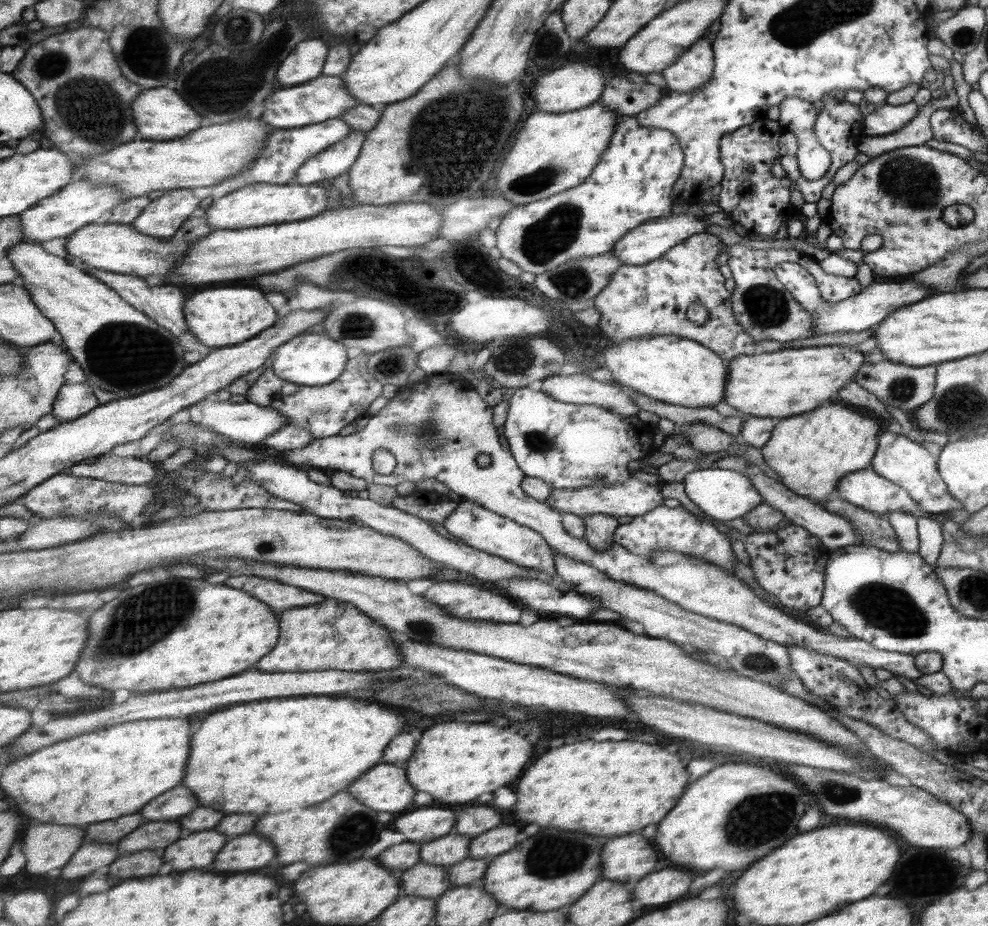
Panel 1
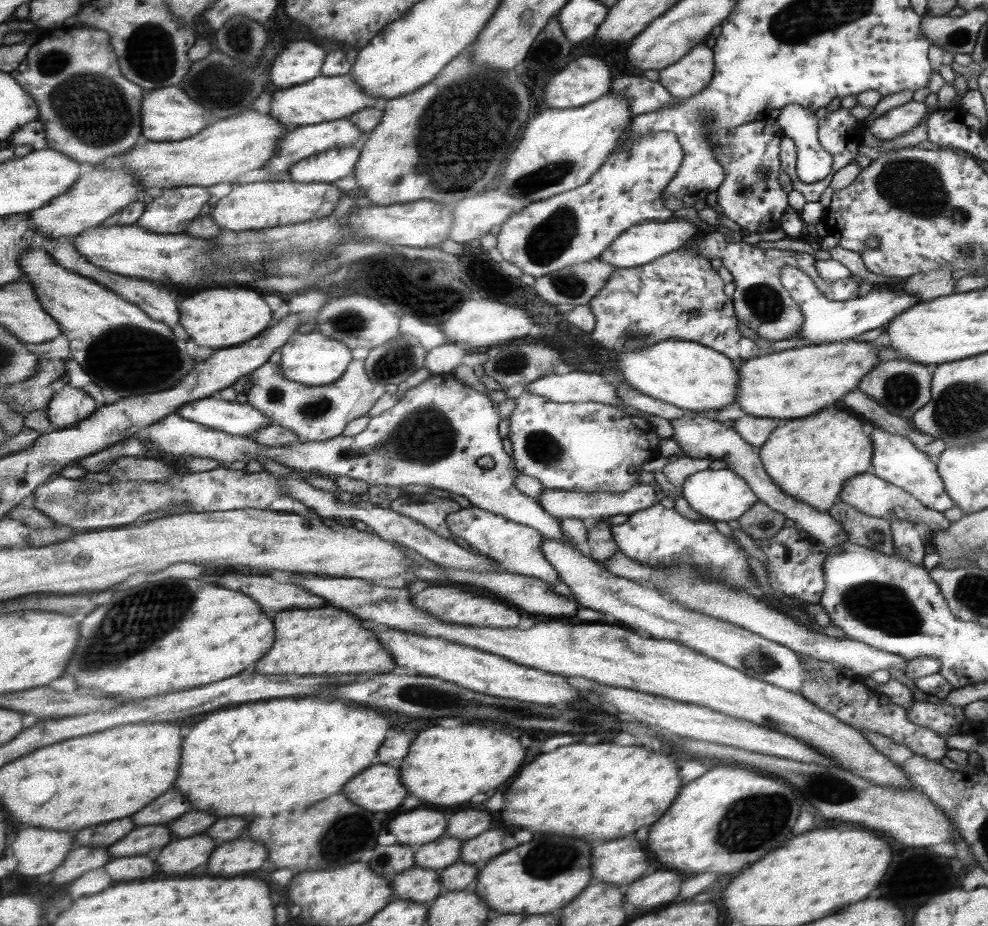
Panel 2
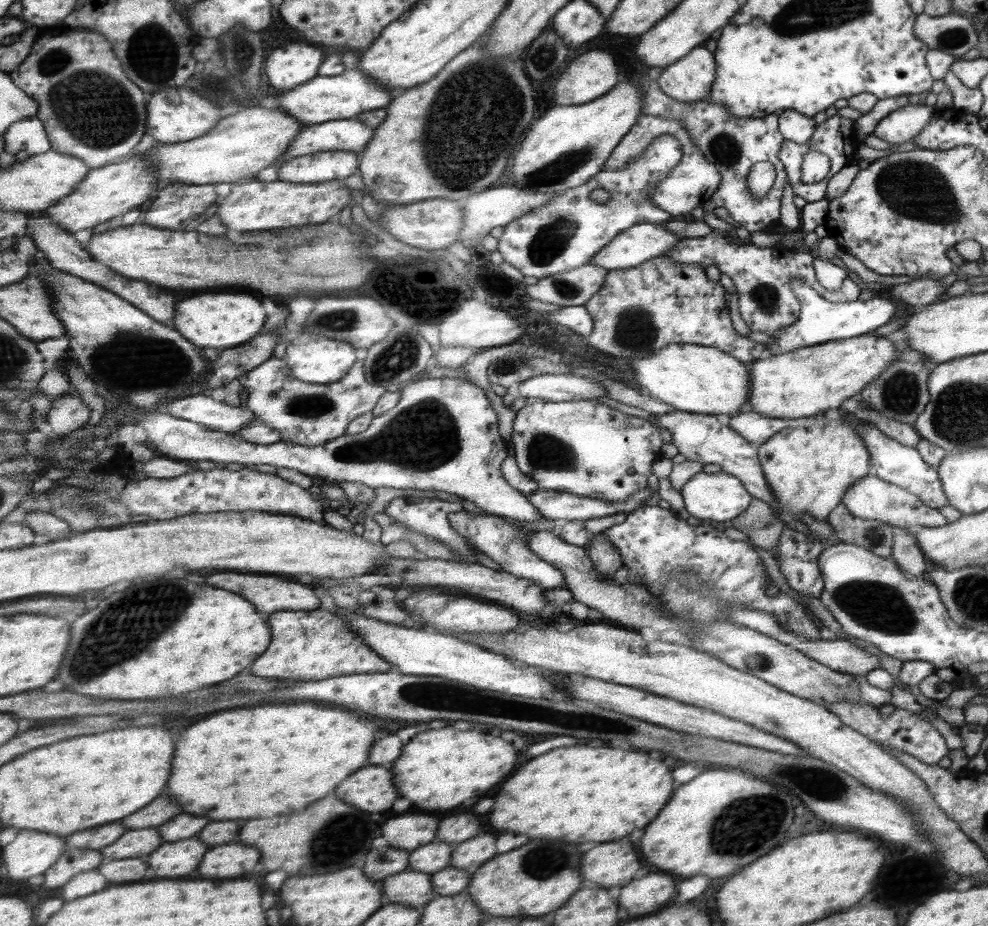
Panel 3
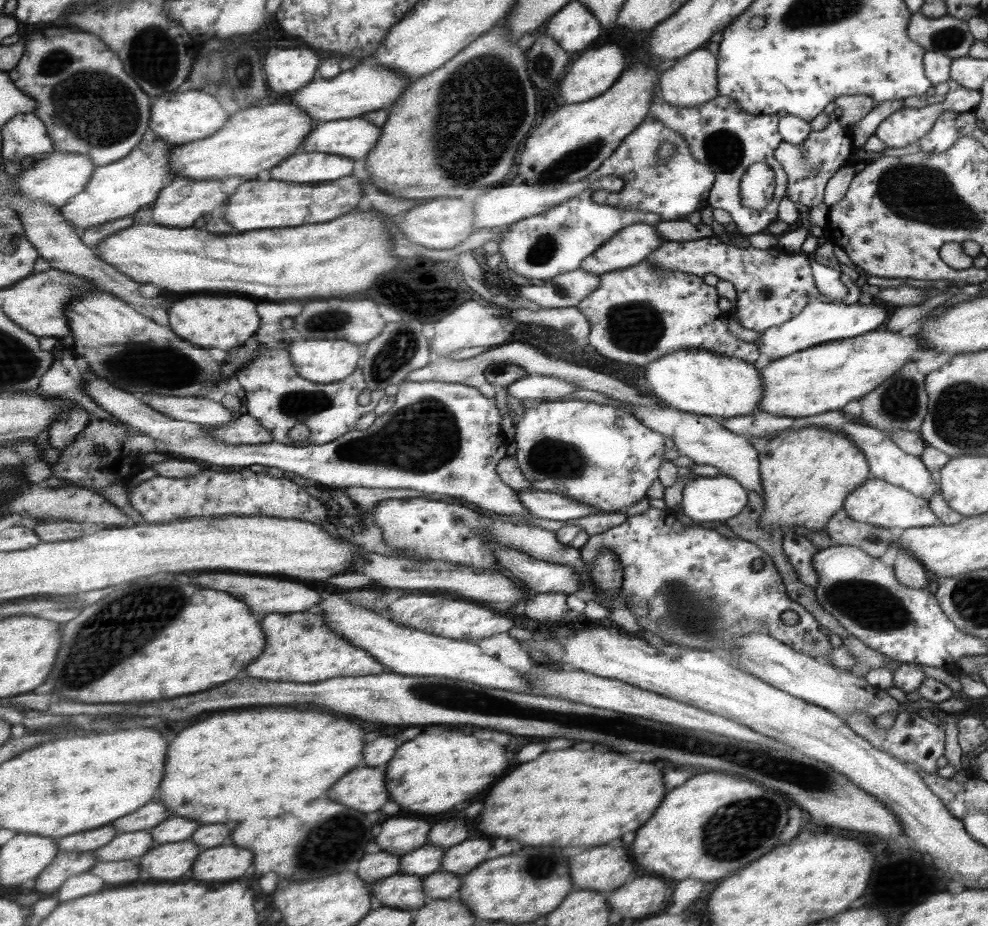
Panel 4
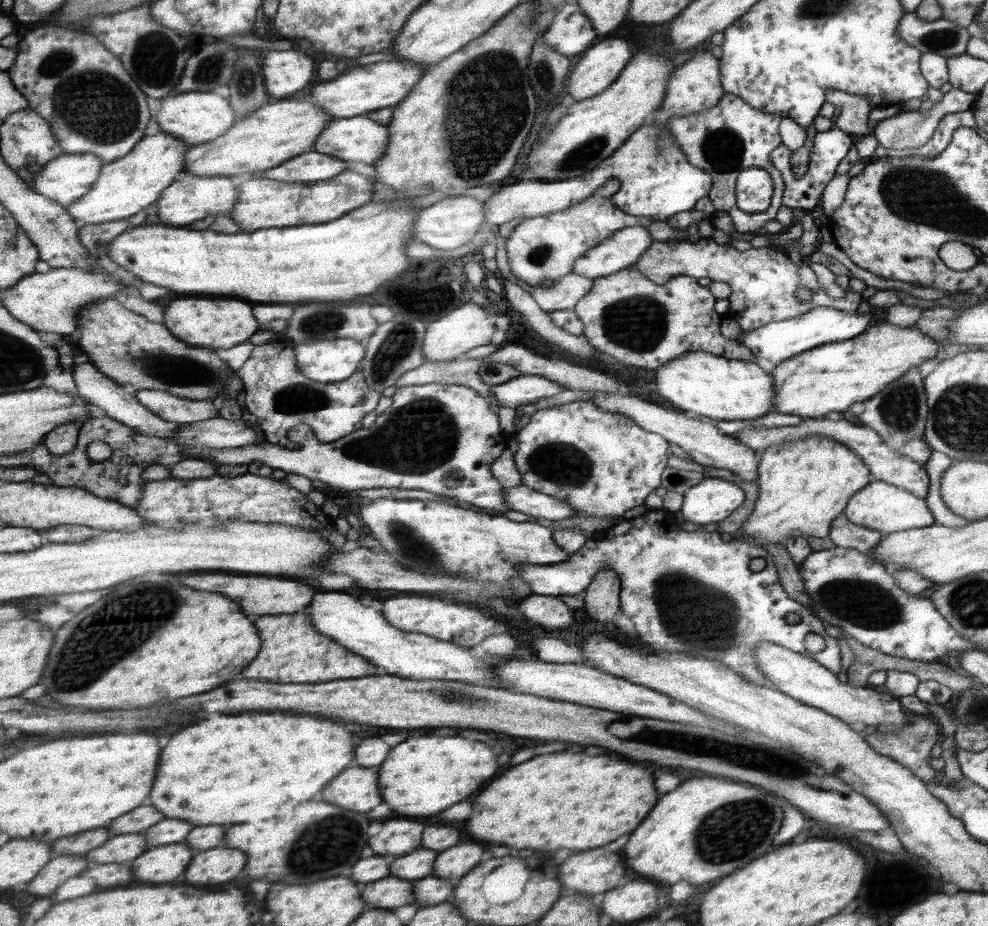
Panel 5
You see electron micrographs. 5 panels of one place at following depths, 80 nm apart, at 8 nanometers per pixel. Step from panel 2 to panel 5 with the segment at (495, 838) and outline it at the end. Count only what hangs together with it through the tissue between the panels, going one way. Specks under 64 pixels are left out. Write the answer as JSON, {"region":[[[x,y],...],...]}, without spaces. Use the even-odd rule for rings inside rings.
{"region":[[[479,844],[453,846],[451,850],[445,850],[437,856],[435,874],[439,878],[451,880],[457,886],[461,878],[481,862],[483,854],[485,854],[485,848]]]}

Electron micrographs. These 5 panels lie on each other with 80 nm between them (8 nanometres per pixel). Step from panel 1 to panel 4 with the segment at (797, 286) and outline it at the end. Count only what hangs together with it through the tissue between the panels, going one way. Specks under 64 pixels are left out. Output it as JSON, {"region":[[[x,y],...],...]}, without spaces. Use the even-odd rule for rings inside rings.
{"region":[[[808,296],[807,300],[808,303],[801,313],[796,314],[789,321],[782,322],[781,325],[770,326],[769,329],[759,332],[759,336],[753,342],[758,347],[759,354],[763,354],[767,360],[774,361],[809,349],[811,346],[858,337],[875,330],[887,317],[885,304],[877,301],[868,305],[860,305],[857,302],[851,305],[839,305],[834,302],[826,303],[821,299],[808,298]]]}

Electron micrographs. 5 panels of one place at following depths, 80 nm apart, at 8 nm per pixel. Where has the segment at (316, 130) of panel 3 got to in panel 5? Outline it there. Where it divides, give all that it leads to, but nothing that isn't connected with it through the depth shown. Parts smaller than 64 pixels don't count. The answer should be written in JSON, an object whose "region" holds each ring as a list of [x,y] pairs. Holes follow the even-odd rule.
{"region":[[[361,115],[353,118],[334,119],[319,137],[314,150],[349,163],[364,162],[375,166],[378,160],[382,160],[386,156],[388,146],[390,146],[390,128],[380,122],[375,122],[375,119],[369,118],[367,115]]]}

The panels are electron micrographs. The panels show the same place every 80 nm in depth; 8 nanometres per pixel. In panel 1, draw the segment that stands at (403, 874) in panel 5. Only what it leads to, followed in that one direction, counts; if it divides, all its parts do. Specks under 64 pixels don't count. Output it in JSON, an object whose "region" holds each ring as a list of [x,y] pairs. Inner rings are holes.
{"region":[[[447,834],[441,840],[421,846],[421,860],[435,866],[453,866],[469,856],[471,838],[461,834]]]}

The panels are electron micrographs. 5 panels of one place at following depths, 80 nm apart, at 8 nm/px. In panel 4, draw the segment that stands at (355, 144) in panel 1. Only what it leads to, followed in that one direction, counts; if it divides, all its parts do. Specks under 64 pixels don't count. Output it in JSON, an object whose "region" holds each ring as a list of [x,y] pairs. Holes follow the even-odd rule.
{"region":[[[301,152],[270,170],[273,180],[299,184],[325,183],[353,174],[354,160],[338,154]]]}

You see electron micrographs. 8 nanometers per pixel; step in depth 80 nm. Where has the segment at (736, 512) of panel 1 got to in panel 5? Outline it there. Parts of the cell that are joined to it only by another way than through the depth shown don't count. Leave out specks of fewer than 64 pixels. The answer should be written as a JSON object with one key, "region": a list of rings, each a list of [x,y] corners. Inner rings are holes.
{"region":[[[703,479],[682,495],[679,512],[693,524],[713,524],[730,516],[745,500],[745,494],[729,480]]]}

